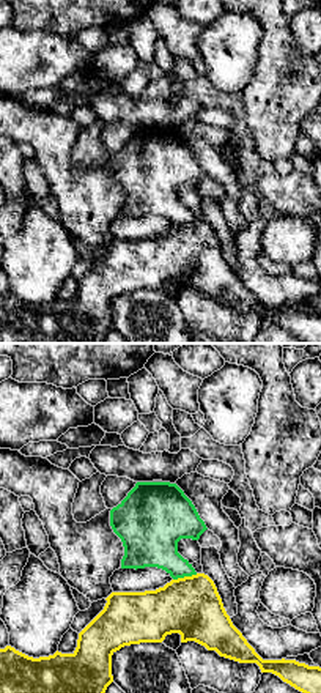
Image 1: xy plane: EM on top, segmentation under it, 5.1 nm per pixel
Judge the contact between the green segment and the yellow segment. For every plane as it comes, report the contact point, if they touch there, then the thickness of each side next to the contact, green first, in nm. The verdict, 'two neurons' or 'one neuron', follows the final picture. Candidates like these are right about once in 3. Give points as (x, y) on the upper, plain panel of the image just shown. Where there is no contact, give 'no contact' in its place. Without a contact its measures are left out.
meets green at (184, 222); 280 nm thick on the green side, 300 nm on the other

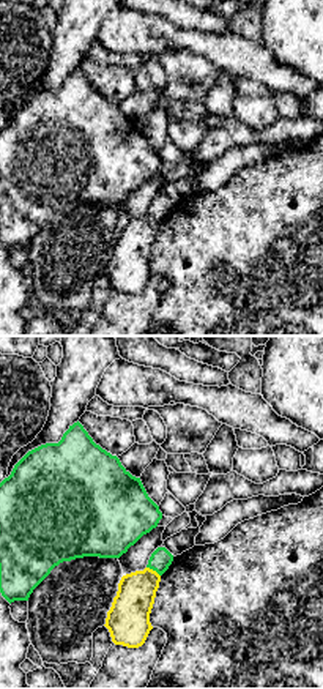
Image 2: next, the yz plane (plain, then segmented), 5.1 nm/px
meets green at (153, 216); 110 nm thick on the green side, 200 nm on the other

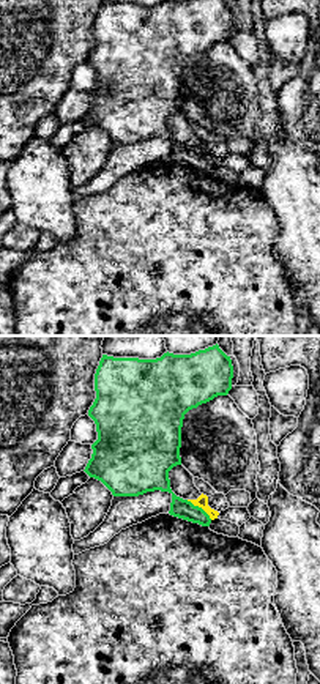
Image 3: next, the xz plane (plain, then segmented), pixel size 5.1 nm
meets green at (197, 153); 110 nm thick on the green side, 60 nm on the other

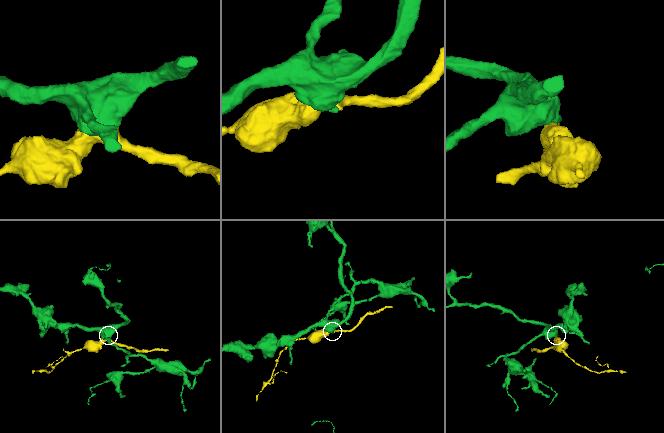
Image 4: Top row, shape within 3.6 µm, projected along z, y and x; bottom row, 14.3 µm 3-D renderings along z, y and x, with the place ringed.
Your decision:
two neurons

